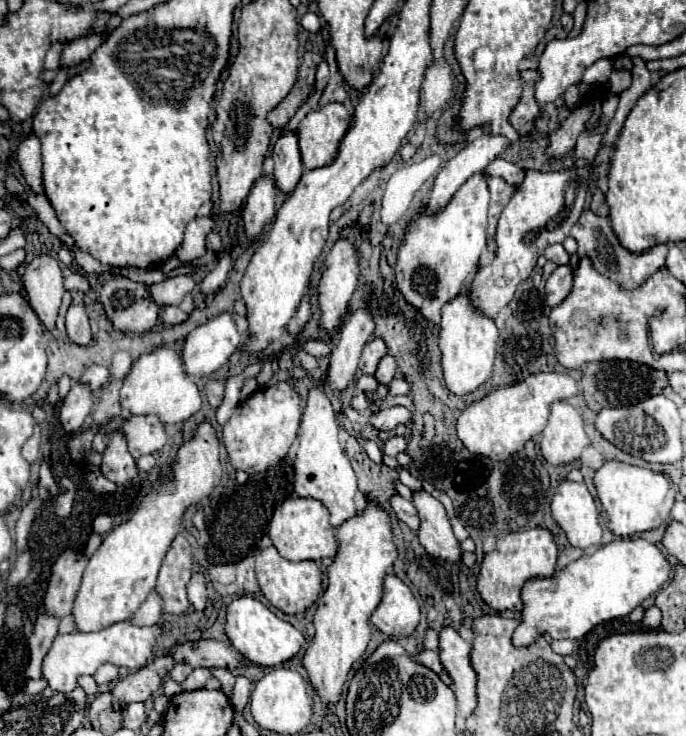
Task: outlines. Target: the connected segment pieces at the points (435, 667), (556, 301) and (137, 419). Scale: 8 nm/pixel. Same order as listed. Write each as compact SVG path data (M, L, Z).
M423 650L423 652L419 652L419 654L415 656L415 662L419 662L419 664L431 668L431 670L433 670L433 672L435 672L435 674L437 674L437 676L447 684L447 686L451 686L451 678L449 678L447 672L443 670L437 652L433 652L433 650Z
M559 266L547 280L545 284L545 294L547 294L547 304L551 308L559 306L571 292L573 288L573 270L569 266Z
M155 414L131 416L123 422L123 426L117 432L125 434L127 448L135 460L139 460L145 454L157 452L167 442L165 428Z

